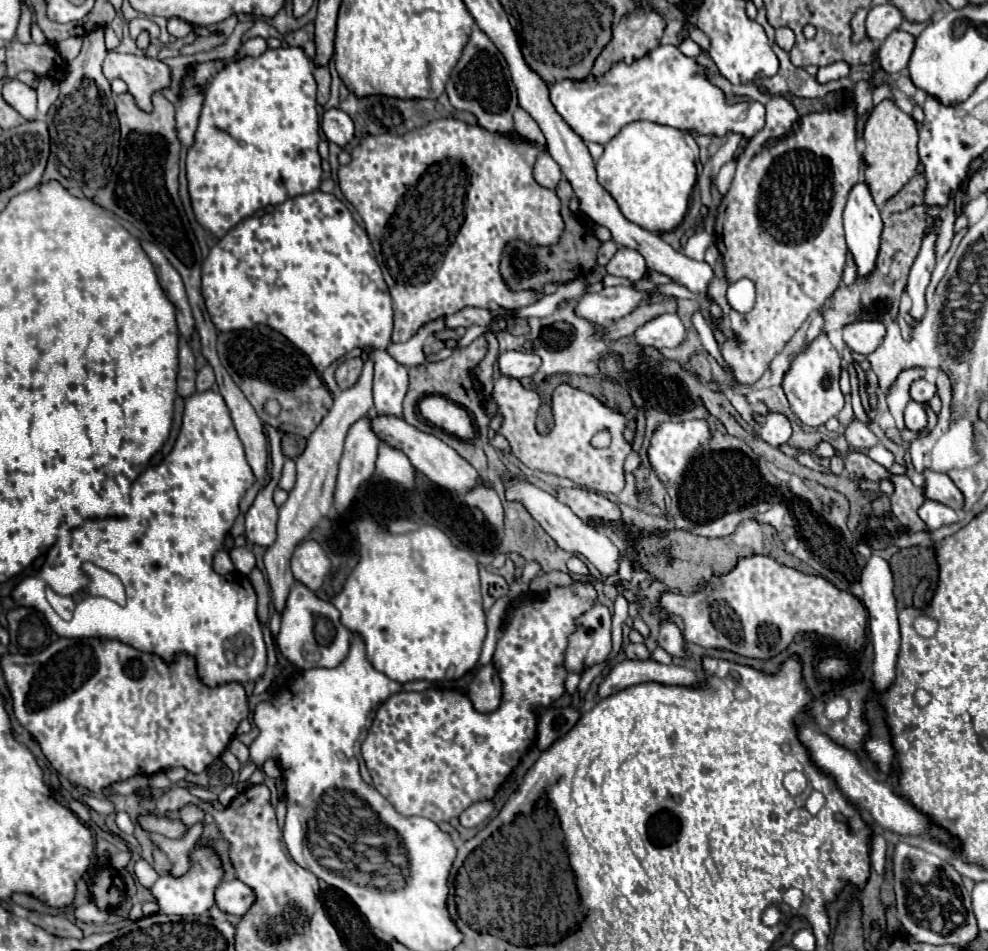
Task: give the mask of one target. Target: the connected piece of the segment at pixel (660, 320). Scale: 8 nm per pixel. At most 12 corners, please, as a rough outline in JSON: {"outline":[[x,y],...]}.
{"outline":[[676,313],[634,331],[642,347],[678,347],[686,331]]}

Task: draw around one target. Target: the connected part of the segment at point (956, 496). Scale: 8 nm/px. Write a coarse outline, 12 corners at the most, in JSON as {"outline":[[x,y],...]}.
{"outline":[[924,471],[928,499],[964,509],[964,495],[946,473]]}

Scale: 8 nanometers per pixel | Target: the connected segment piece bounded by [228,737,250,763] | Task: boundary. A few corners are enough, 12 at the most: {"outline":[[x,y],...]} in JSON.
{"outline":[[232,739],[228,751],[232,751],[240,763],[248,763],[250,753],[244,743]]}

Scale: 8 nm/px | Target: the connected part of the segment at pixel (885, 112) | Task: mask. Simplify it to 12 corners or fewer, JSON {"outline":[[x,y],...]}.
{"outline":[[892,99],[874,107],[864,159],[882,207],[916,173],[918,125]]}

